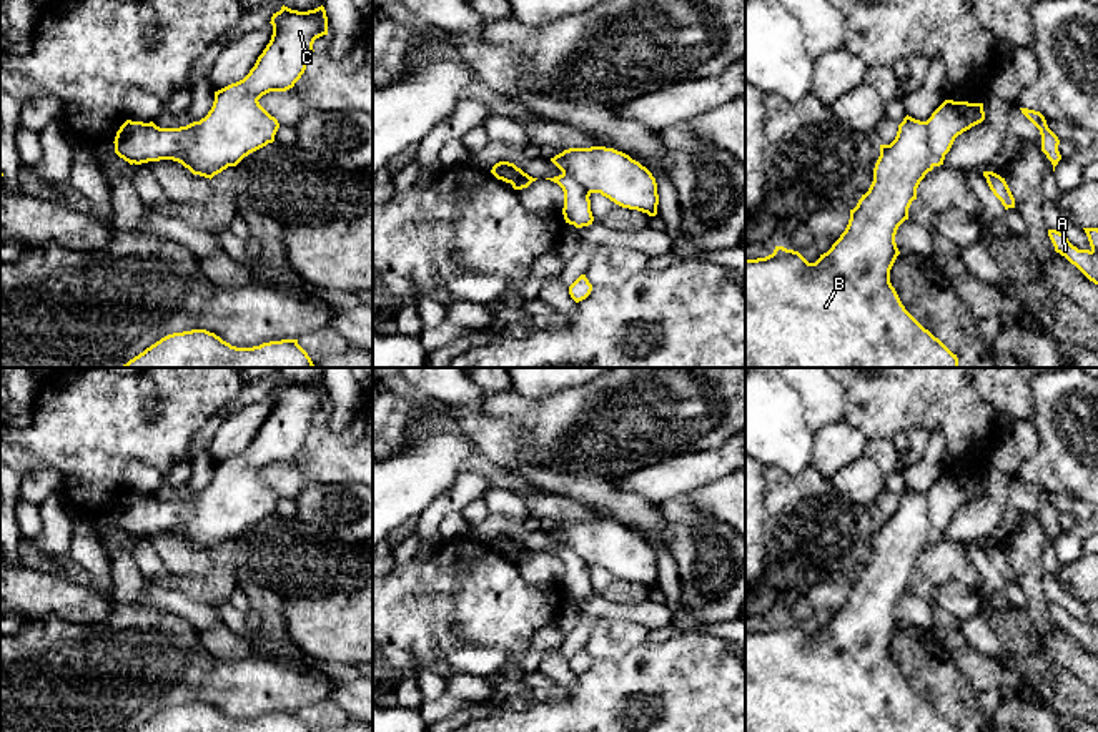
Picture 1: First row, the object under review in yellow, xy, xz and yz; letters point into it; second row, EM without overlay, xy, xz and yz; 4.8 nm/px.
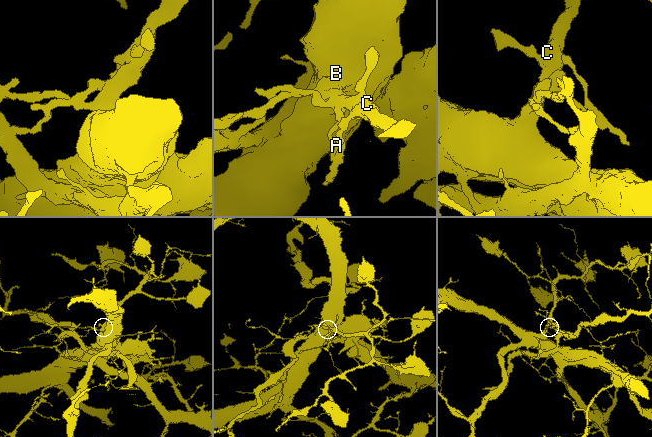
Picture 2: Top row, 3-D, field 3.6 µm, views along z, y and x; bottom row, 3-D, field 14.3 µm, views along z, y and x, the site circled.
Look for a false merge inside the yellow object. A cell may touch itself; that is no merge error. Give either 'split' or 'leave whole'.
split

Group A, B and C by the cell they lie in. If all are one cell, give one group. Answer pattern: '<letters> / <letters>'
A / B C

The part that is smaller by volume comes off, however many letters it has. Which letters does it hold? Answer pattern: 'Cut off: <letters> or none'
Cut off: A

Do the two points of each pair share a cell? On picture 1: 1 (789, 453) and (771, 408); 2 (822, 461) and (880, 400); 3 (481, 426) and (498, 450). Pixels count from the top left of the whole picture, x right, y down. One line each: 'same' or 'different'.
1: same
2: different
3: same

